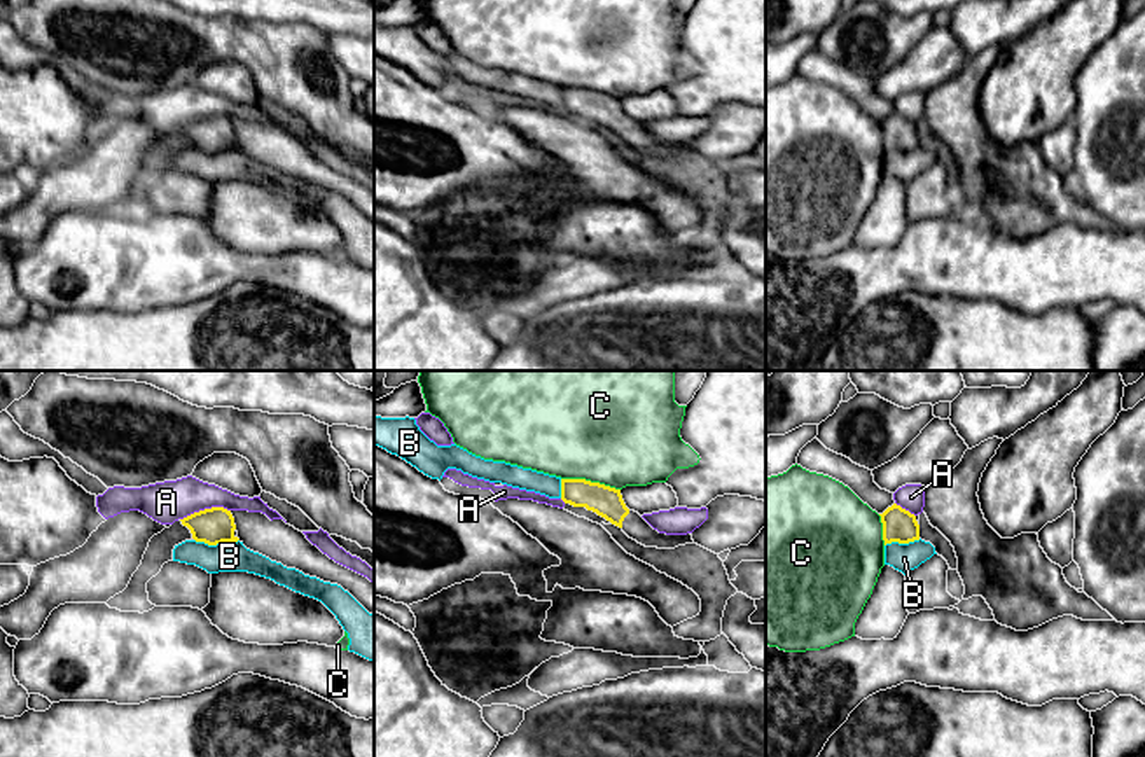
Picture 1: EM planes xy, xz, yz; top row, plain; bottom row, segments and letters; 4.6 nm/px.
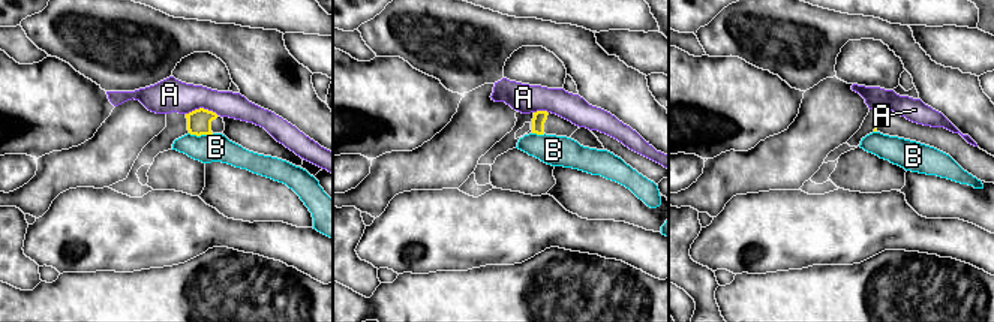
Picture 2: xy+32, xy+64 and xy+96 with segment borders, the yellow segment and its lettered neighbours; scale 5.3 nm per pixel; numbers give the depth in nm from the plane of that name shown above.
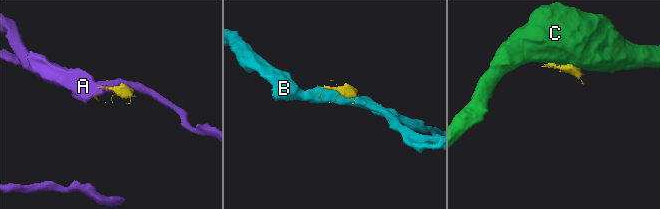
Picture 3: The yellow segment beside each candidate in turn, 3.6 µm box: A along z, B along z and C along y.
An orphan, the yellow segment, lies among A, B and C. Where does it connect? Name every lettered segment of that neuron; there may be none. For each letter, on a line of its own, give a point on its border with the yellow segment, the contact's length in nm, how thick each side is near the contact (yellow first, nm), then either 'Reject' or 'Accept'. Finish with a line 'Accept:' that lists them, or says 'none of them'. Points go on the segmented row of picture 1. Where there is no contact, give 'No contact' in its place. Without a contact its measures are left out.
A: Touches yellow at xy (205, 509). Shared border 240 nm. Thickness 170 nm (yellow) against 190 nm. Reject
B: Touches yellow at xy (217, 542). Shared border 200 nm. Thickness 170 nm (yellow) against 140 nm. Reject
C: Touches yellow at xz (589, 481). Shared border 280 nm. Thickness 140 nm (yellow) against 500 nm. Reject
Accept: none of them

